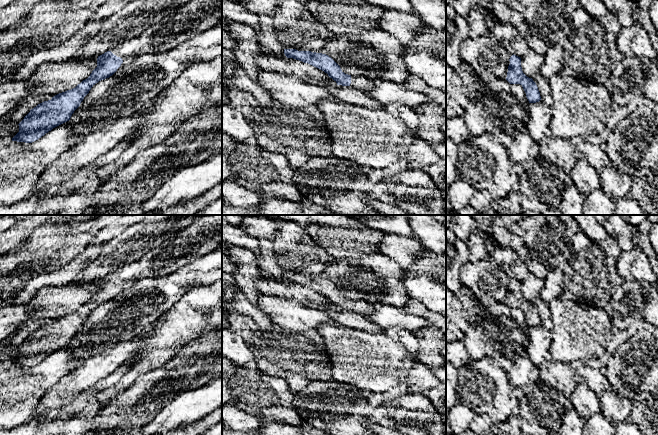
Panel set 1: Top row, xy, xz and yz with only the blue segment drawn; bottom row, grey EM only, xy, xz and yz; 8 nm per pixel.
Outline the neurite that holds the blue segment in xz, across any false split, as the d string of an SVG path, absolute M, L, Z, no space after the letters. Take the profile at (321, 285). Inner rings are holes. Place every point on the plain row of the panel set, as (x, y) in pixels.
M318 245L319 249L312 254L311 261L299 262L299 275L296 273L284 273L287 282L293 282L308 287L328 298L337 309L351 310L363 315L371 314L376 305L363 300L351 300L345 298L341 291L328 279L325 271L332 257L325 249Z

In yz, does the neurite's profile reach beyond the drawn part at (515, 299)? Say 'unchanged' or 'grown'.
grown

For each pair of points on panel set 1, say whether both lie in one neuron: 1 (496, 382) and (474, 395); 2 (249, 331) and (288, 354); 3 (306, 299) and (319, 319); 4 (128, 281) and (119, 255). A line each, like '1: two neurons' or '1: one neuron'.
1: one neuron
2: one neuron
3: two neurons
4: two neurons

